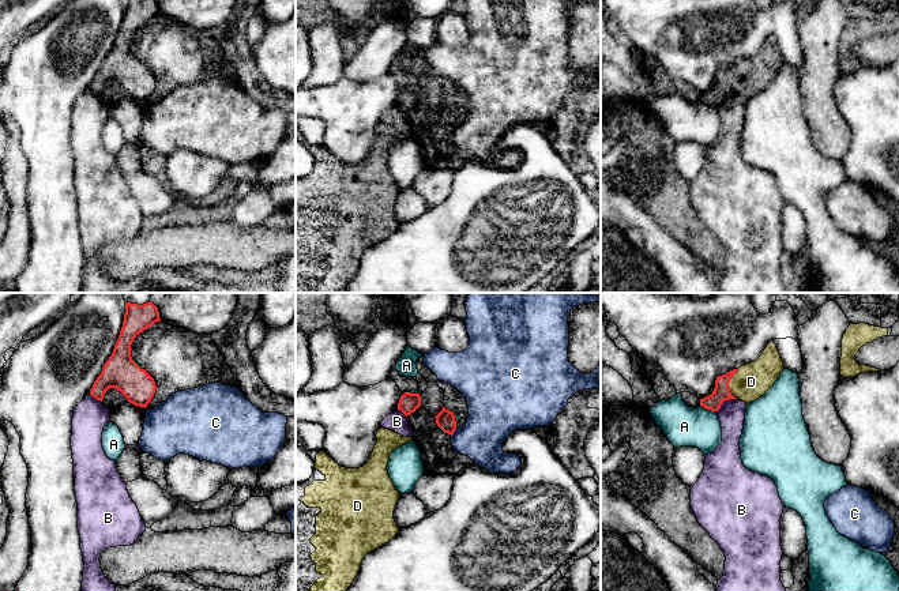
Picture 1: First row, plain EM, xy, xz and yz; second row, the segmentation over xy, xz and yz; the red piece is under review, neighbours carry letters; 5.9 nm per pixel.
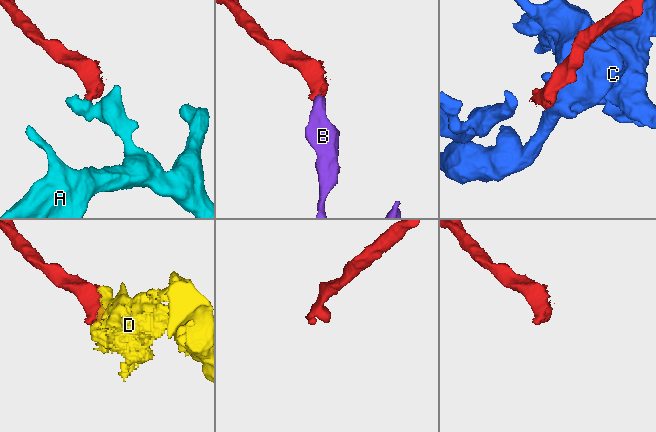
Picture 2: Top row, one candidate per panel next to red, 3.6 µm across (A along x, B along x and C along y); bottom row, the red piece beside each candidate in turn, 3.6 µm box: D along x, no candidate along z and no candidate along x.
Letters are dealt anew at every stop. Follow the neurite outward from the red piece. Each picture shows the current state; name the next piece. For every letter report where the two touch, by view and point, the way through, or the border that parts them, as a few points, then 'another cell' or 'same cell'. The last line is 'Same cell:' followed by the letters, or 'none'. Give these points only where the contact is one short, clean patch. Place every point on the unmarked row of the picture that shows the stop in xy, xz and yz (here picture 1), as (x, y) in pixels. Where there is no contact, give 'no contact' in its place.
A: contact yz (708, 104); border yz (700, 100), (715, 106); another cell
B: contact yz (725, 94); border yz (736, 93), (726, 94), (717, 106); another cell
C: contact xz (454, 125); border xz (455, 123), (451, 131); another cell
D: contact yz (728, 79); same cell
Same cell: D

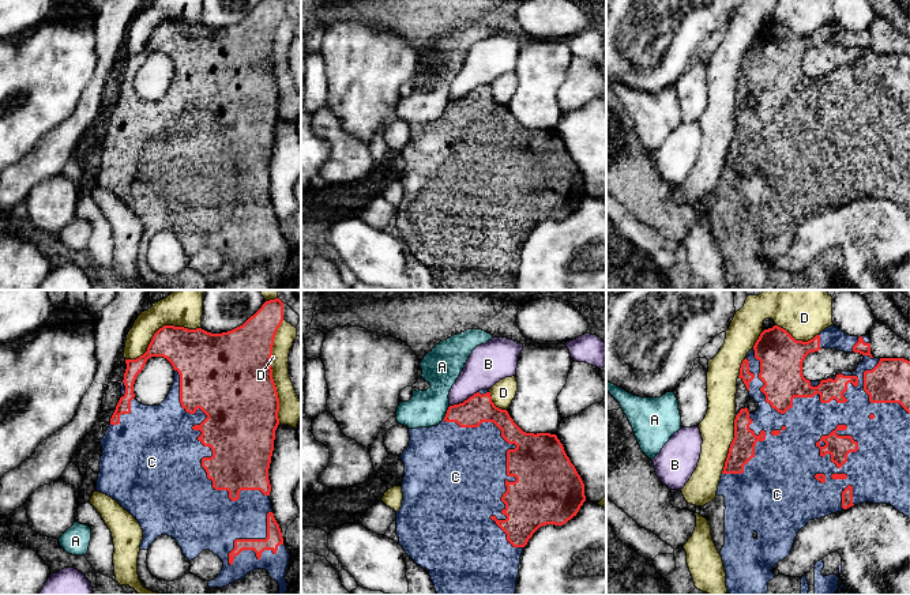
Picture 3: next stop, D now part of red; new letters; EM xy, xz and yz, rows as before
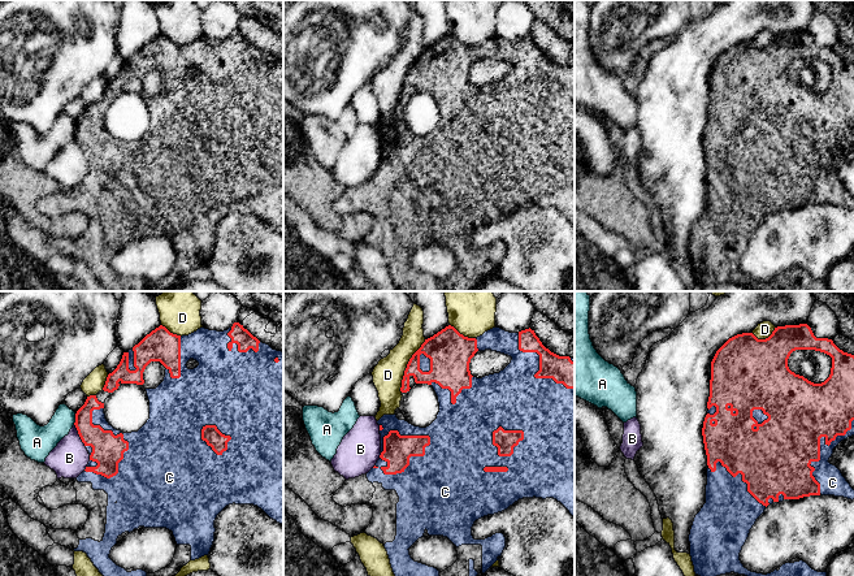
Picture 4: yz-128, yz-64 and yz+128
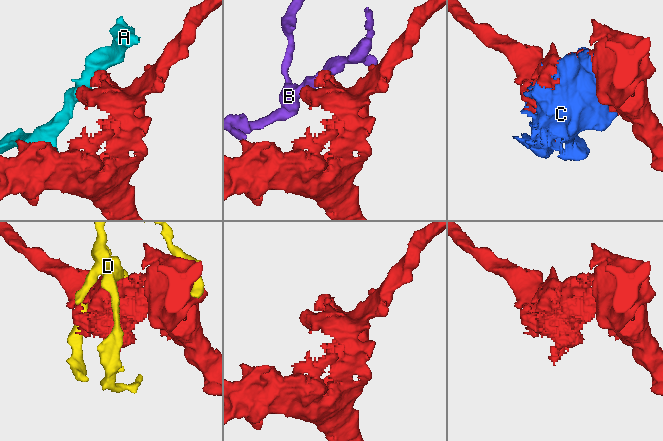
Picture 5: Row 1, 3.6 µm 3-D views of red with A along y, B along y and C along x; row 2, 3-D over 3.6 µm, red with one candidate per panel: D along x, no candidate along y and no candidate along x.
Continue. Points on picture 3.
A: contact xz (447, 108); border xz (450, 101), (442, 115); another cell
B: contact xz (465, 95); another cell
C: contact xz (507, 164); same cell
D: contact xy (271, 66); another cell
Same cell: C

